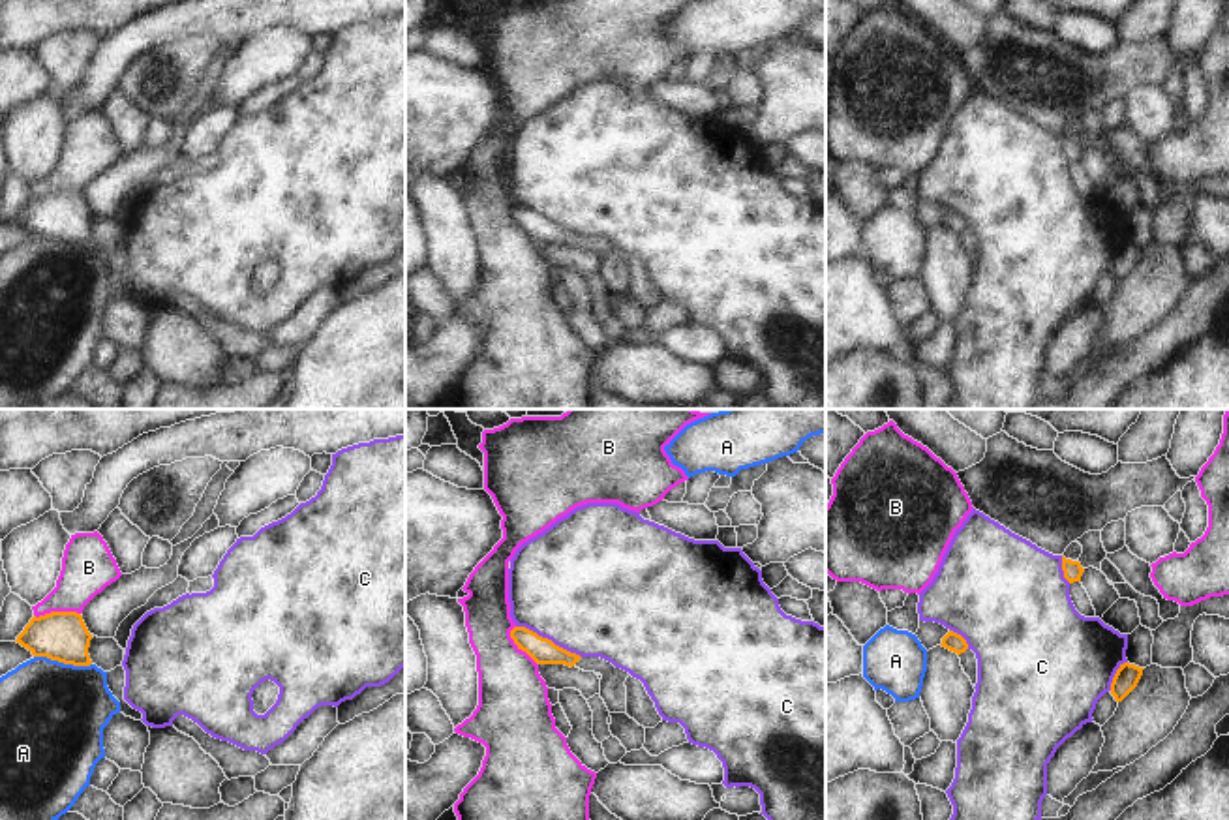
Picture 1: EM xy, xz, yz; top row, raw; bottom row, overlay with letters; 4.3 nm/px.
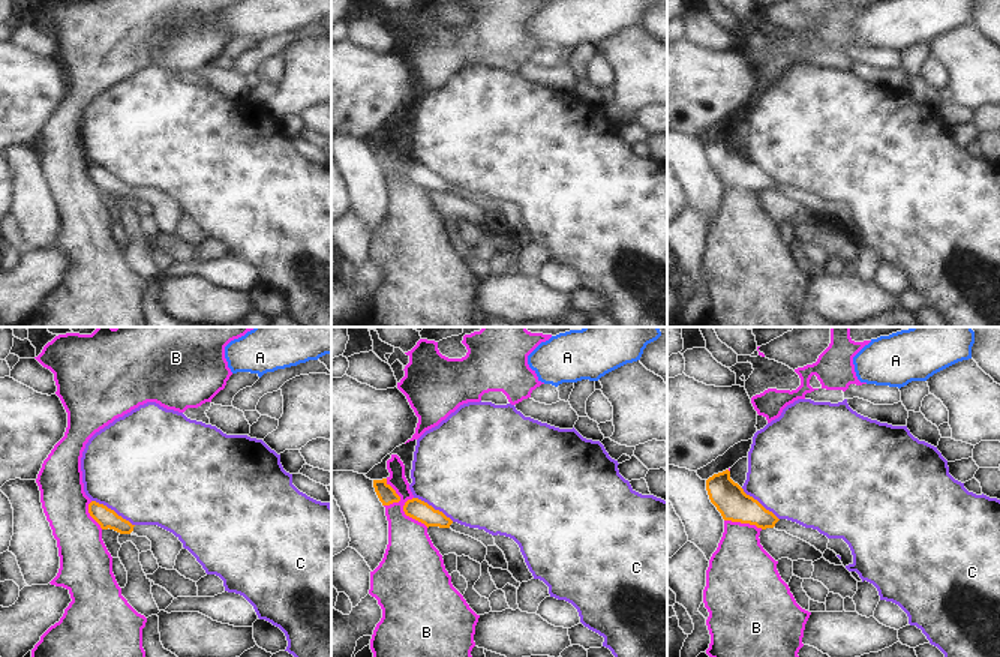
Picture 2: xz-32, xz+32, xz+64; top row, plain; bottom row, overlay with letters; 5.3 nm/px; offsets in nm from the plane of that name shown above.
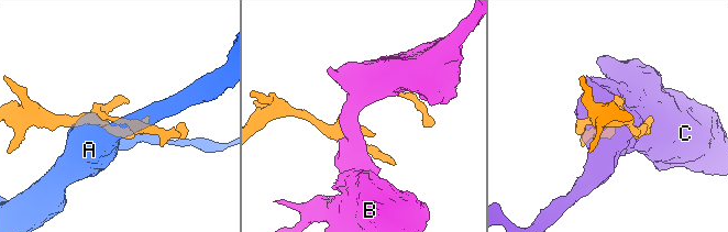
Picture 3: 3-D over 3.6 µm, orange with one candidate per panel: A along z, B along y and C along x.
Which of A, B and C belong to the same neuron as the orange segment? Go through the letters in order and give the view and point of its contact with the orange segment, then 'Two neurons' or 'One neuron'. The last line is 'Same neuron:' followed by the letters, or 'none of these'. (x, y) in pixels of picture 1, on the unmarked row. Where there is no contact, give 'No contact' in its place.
A: Touches orange at xy (62, 241). Two neurons
B: Touches orange at xy (57, 192). Two neurons
C: Touches orange at xz (546, 218). Two neurons
Same neuron: none of these

